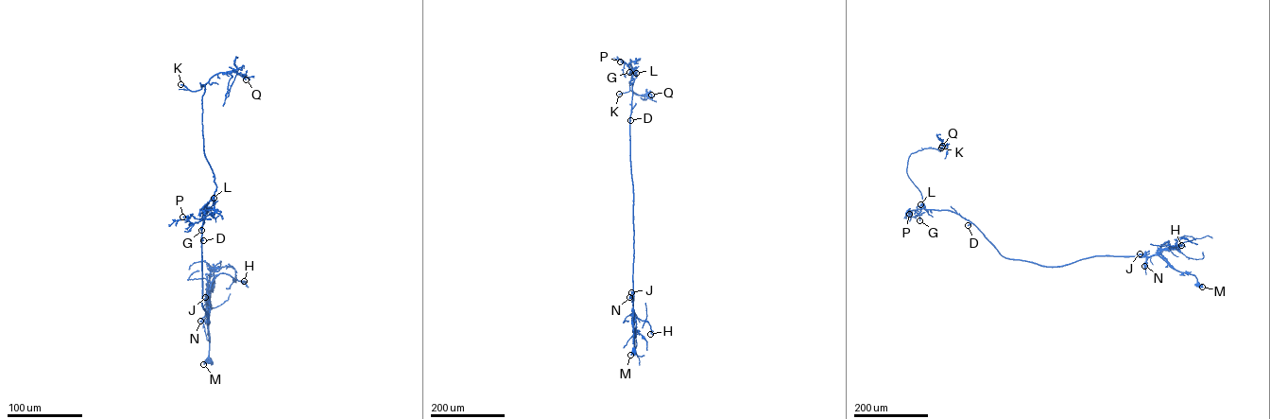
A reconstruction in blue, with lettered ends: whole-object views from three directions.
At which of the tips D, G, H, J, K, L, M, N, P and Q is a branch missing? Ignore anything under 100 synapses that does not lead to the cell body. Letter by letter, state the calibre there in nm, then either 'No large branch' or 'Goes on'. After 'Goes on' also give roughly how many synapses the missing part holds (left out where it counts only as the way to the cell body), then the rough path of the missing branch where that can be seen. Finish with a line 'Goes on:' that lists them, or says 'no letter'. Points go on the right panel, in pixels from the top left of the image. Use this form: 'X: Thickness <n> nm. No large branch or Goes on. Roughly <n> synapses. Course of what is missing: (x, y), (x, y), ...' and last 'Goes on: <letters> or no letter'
D: Thickness 150 nm. No large branch
G: Thickness 380 nm. No large branch
H: Thickness 130 nm. No large branch
J: Thickness 110 nm. No large branch
K: Thickness 340 nm. Goes on. Roughly 400 synapses. Course of what is missing: (941, 148), (944, 145), (947, 149), (942, 165)
L: Thickness 180 nm. No large branch
M: Thickness 280 nm. No large branch
N: Thickness 130 nm. No large branch
P: Thickness 320 nm. No large branch
Q: Thickness 300 nm. No large branch
Goes on: K

